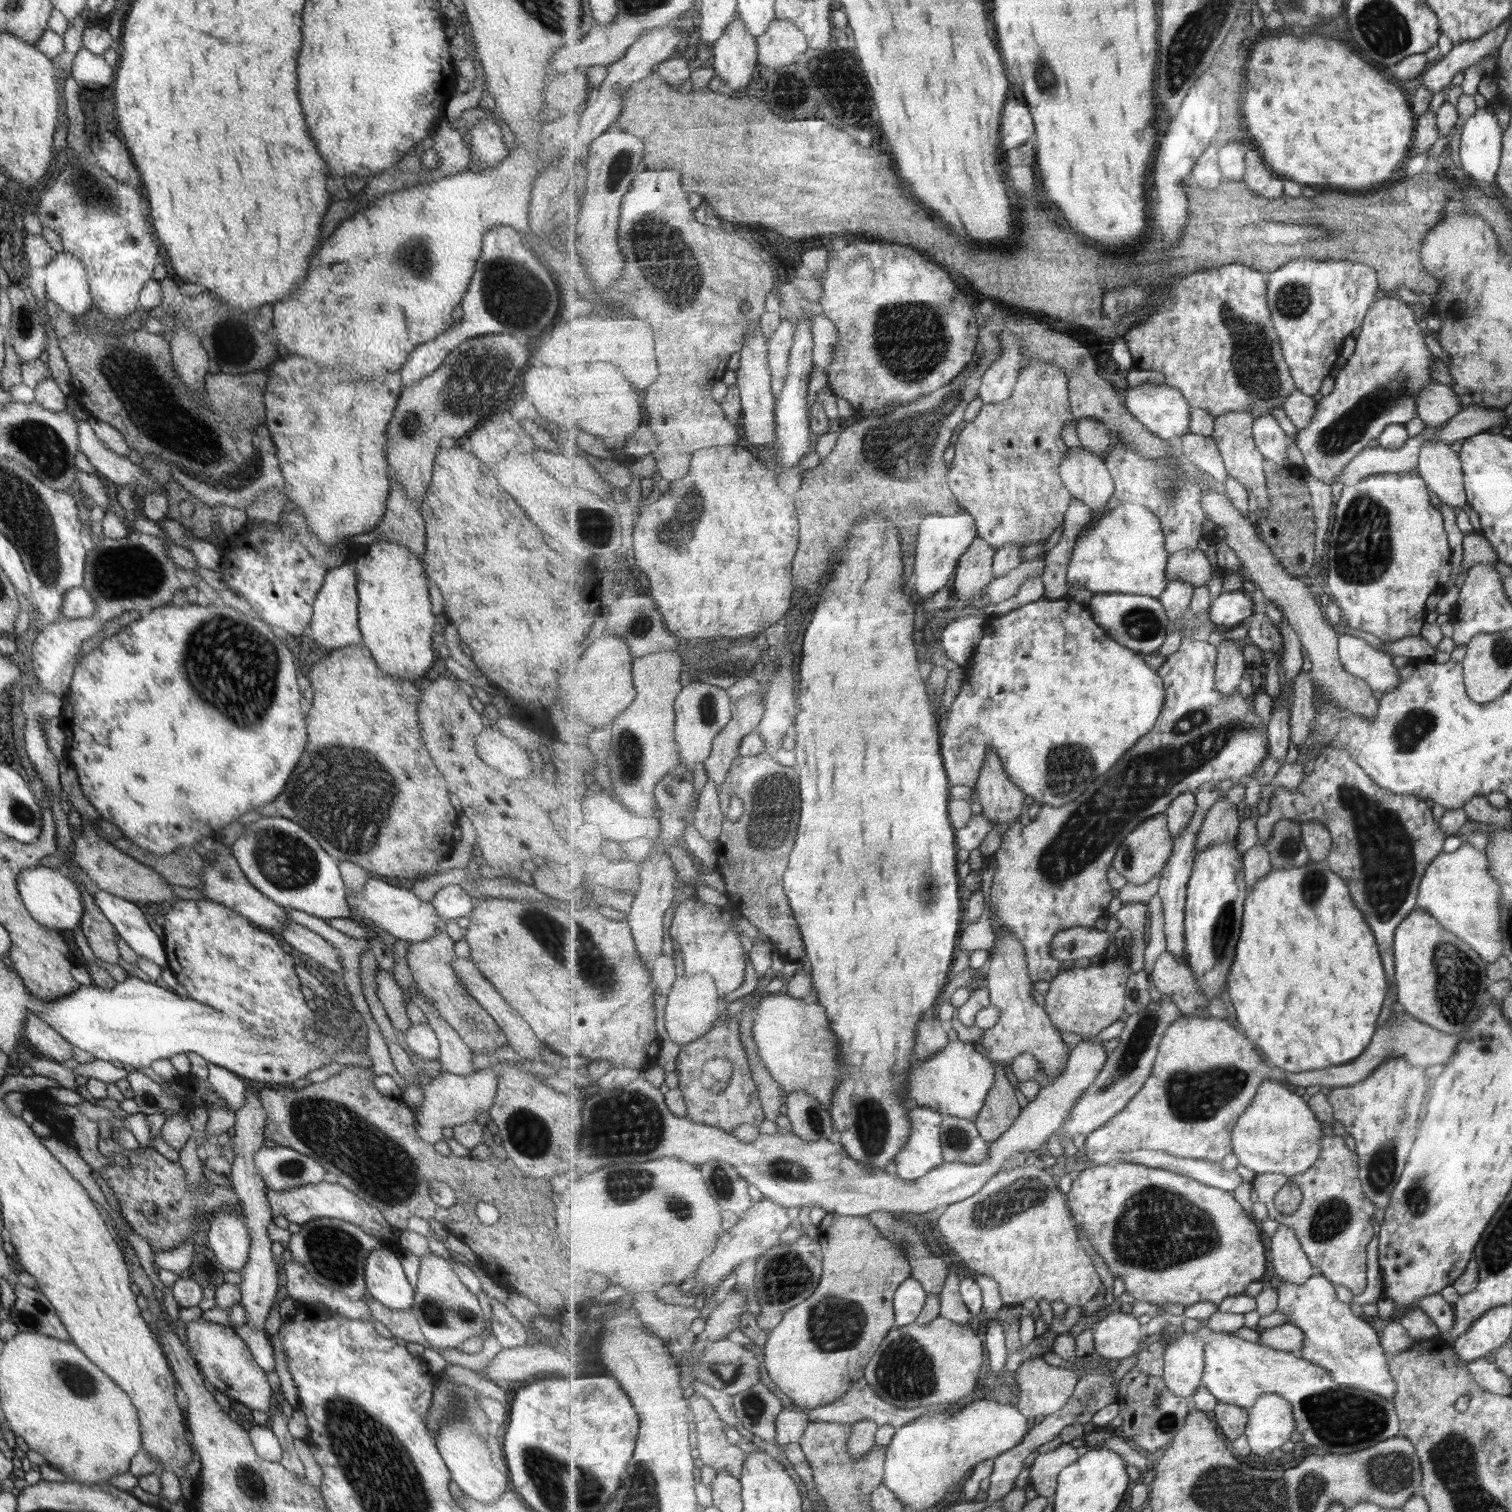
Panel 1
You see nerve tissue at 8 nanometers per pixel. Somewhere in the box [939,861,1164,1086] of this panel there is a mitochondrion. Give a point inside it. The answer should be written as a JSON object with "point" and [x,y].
{"point":[1137,1000]}

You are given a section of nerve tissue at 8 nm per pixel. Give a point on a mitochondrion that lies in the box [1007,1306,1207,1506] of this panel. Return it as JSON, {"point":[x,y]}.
{"point":[1169,1420]}

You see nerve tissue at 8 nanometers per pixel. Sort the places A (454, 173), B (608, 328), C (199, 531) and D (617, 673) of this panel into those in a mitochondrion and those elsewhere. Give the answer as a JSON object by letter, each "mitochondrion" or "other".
{"A":"other","B":"other","C":"other","D":"other"}

